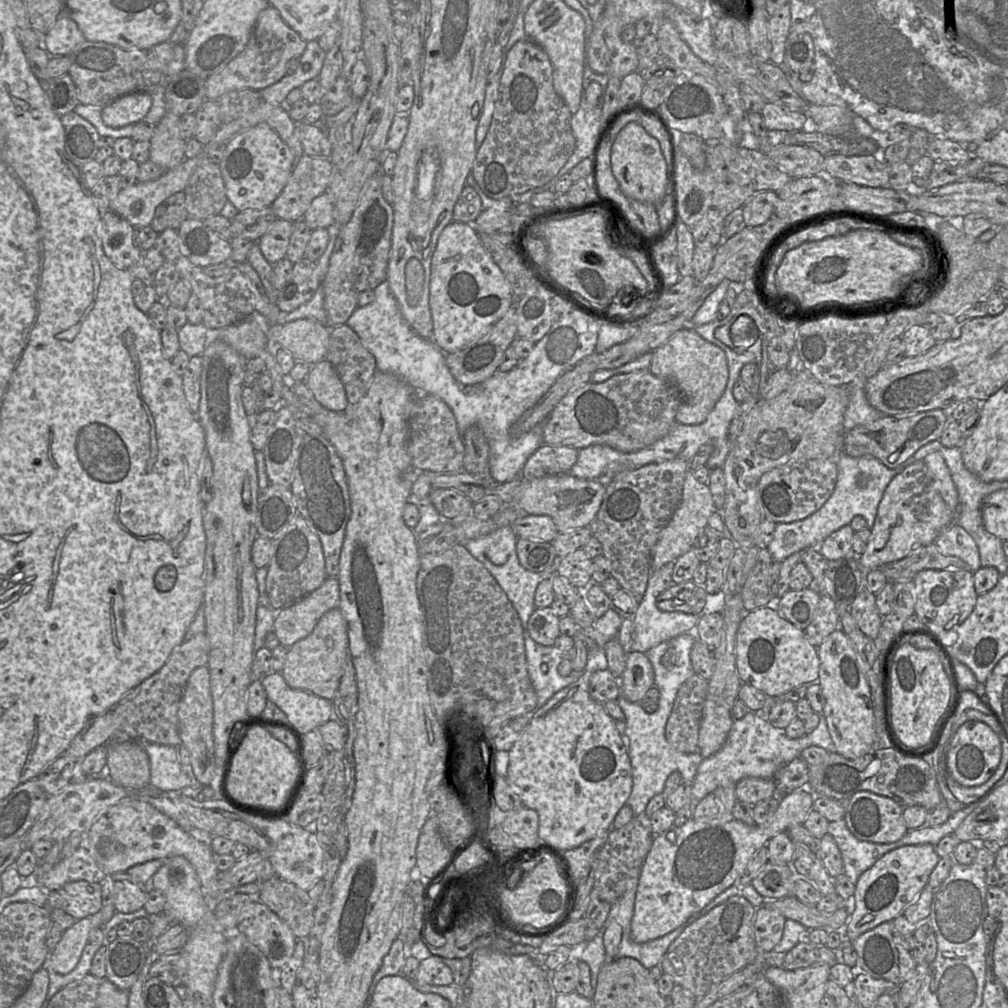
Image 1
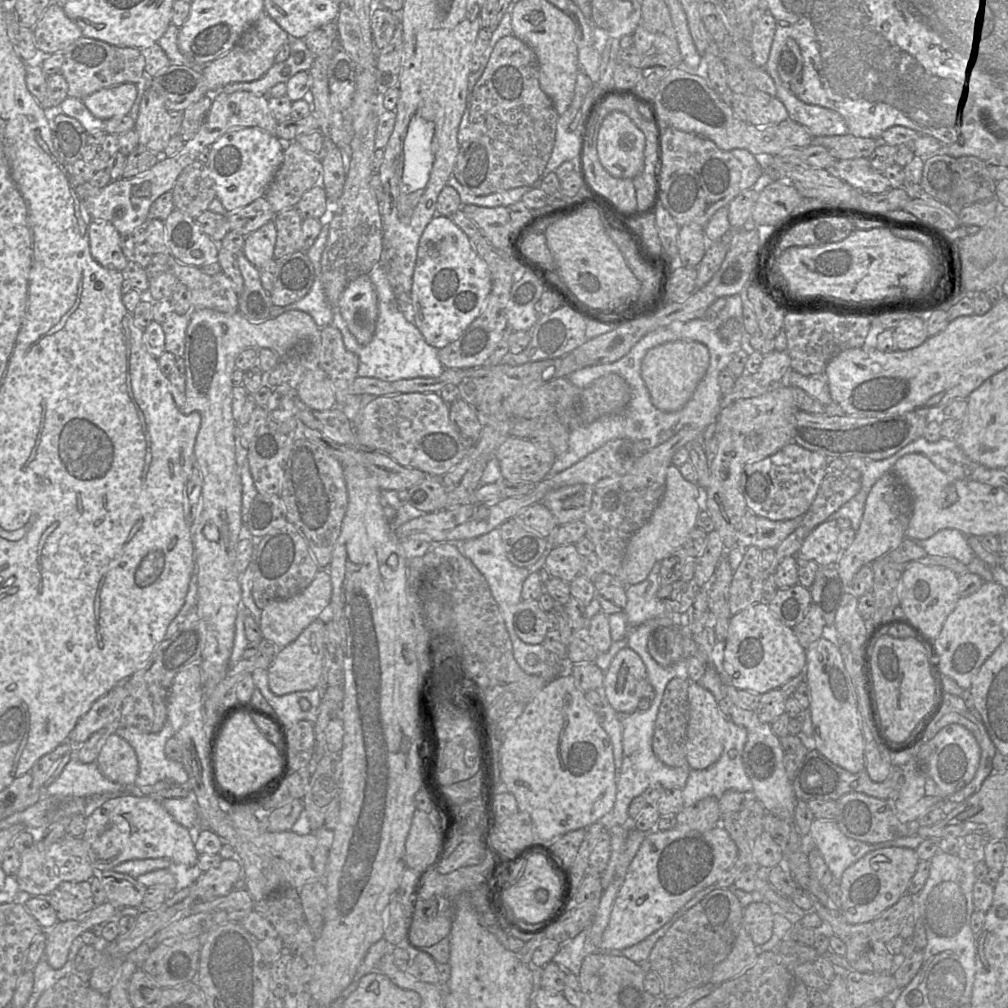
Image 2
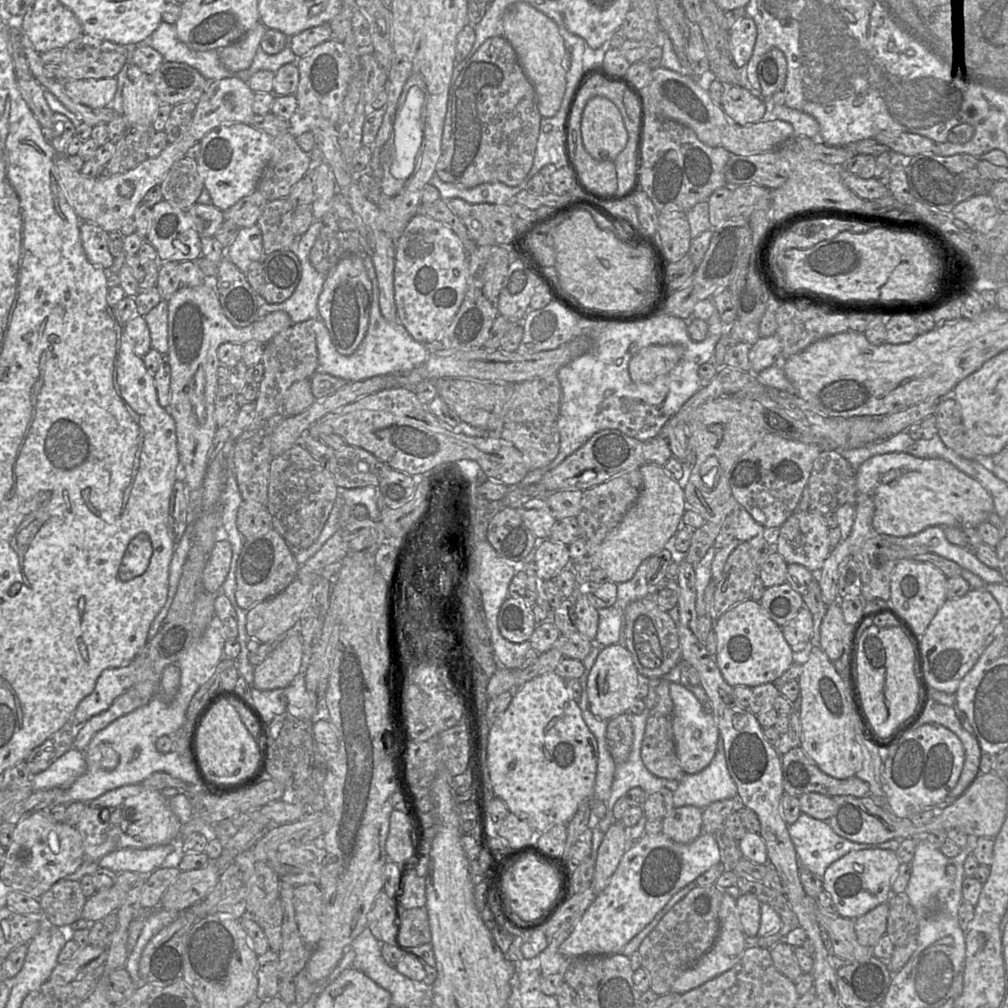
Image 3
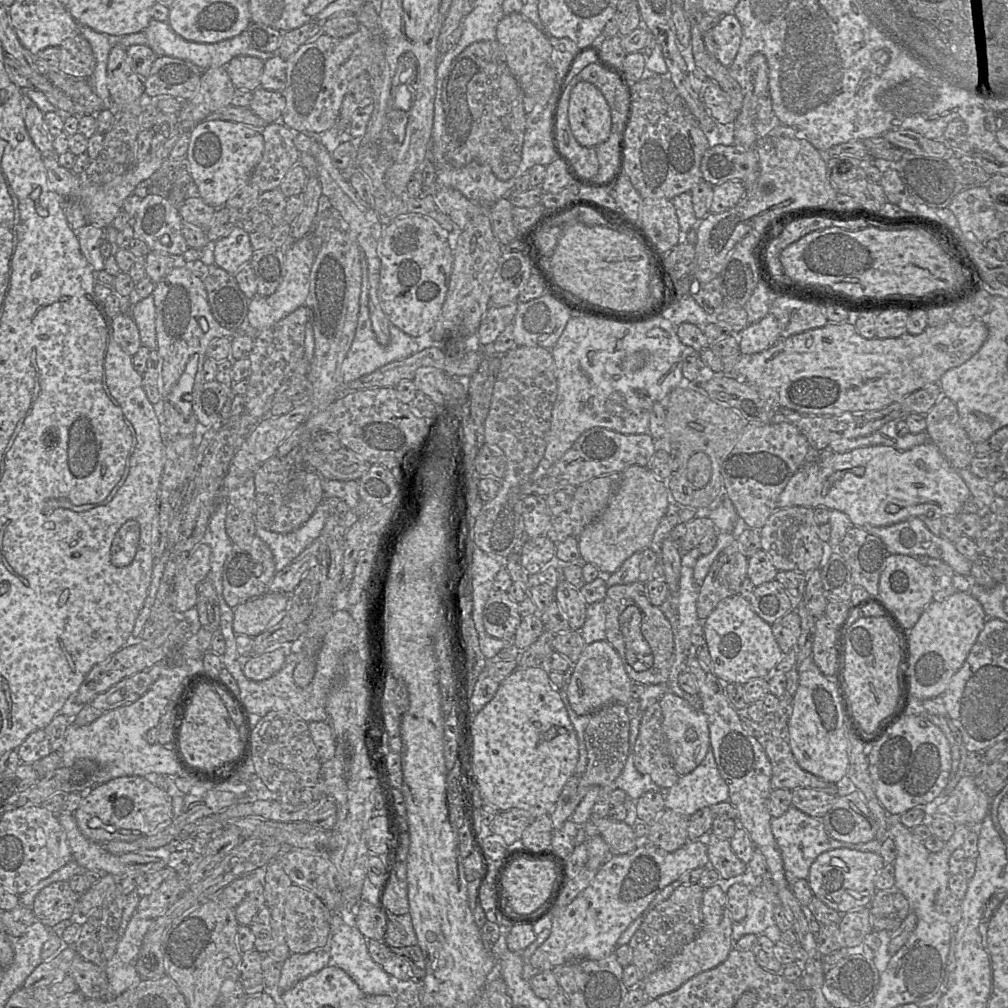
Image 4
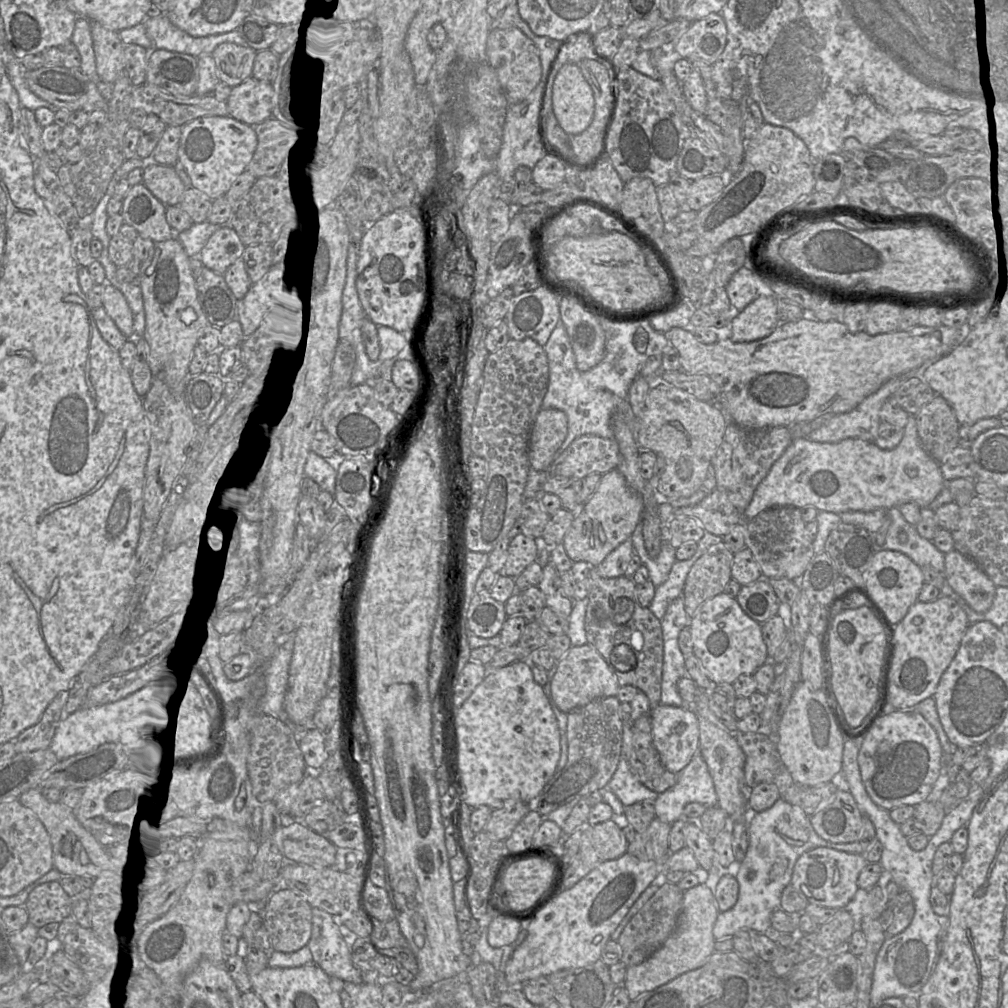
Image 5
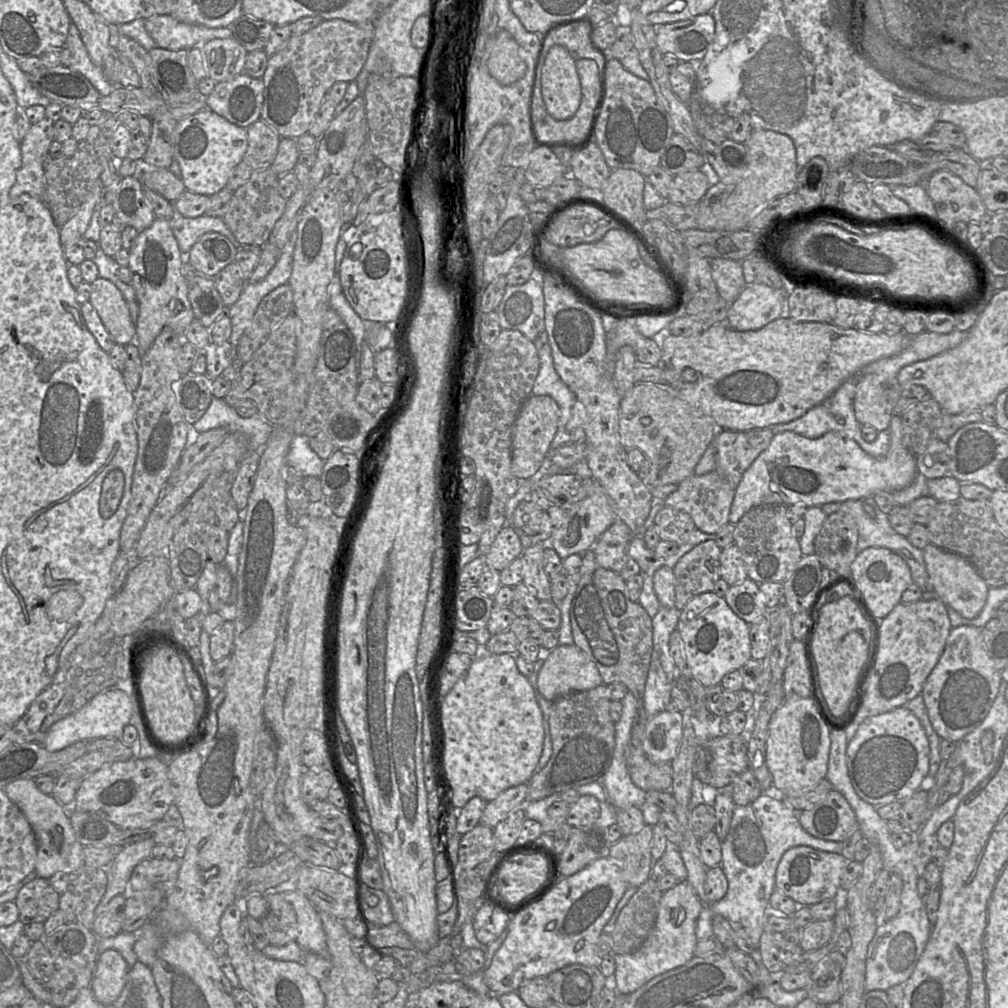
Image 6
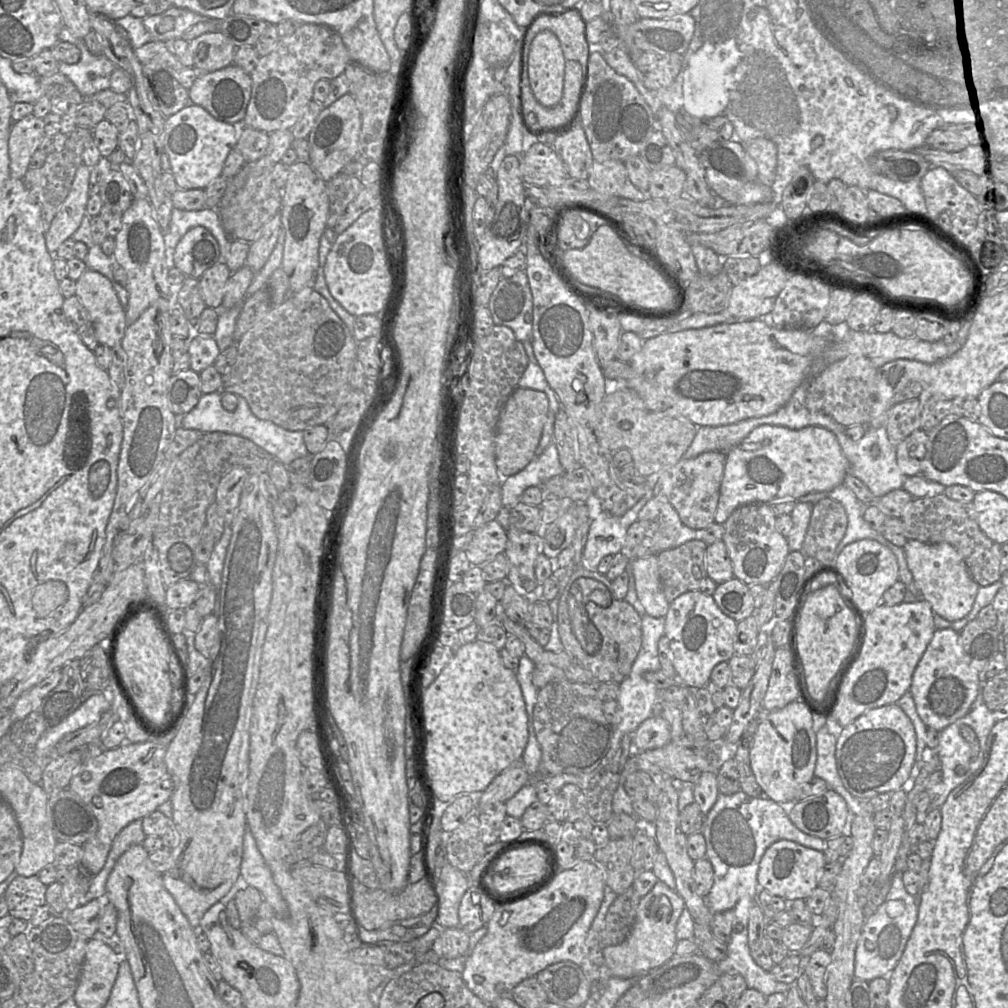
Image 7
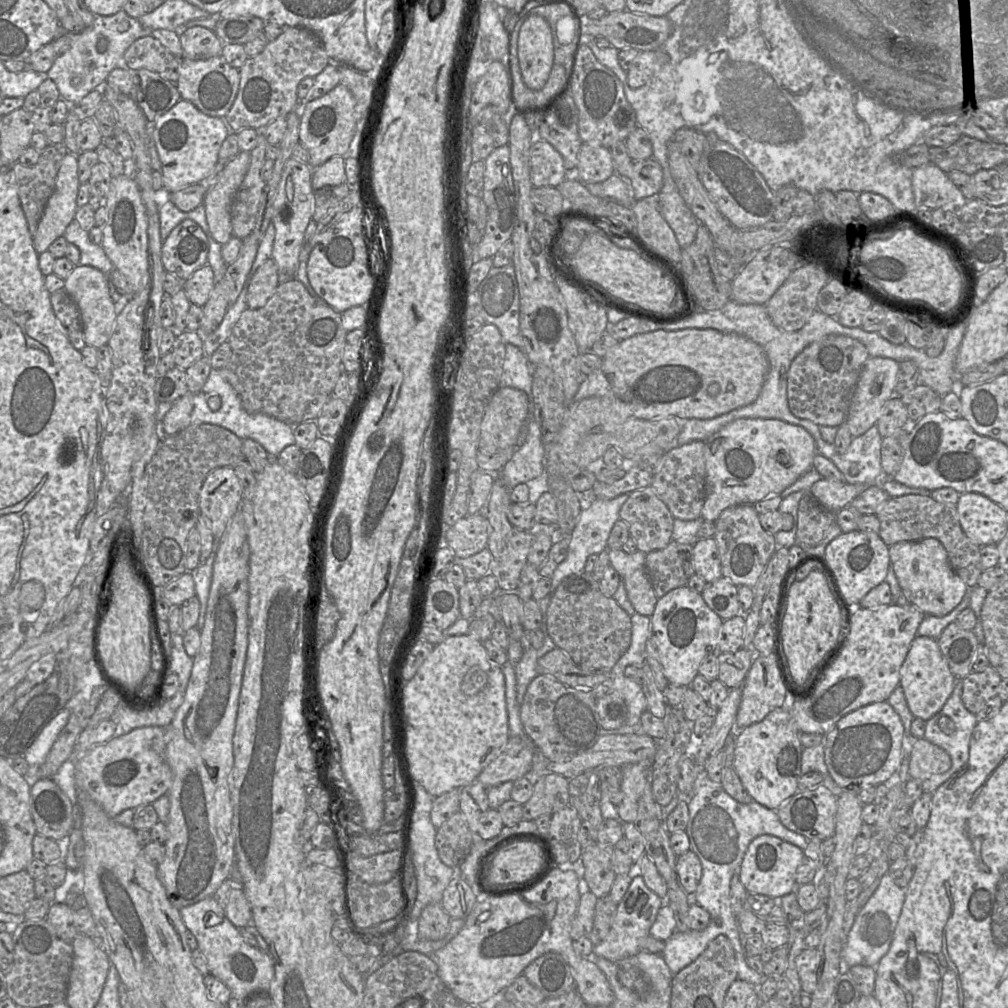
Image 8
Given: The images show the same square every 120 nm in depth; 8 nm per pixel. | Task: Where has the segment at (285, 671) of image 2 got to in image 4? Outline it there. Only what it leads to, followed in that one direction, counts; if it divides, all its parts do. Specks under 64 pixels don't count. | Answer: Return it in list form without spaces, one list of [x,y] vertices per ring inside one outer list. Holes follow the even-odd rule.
[[[289,642],[279,649],[243,661],[243,672],[246,677],[254,681],[262,681],[278,673],[291,652],[292,644]]]

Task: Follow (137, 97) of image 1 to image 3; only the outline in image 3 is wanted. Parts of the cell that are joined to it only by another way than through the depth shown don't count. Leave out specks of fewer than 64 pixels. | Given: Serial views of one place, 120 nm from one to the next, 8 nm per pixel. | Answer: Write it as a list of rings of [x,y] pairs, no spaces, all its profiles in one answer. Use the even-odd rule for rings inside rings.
[[[116,78],[72,80],[62,83],[71,96],[91,108],[110,107],[117,92]]]

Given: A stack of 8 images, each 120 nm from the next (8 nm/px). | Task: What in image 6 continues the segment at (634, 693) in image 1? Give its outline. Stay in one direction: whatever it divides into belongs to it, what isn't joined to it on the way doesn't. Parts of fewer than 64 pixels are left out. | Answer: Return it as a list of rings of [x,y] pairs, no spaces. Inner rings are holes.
[[[574,644],[559,645],[550,652],[543,653],[537,686],[540,694],[548,701],[602,684],[596,665]]]

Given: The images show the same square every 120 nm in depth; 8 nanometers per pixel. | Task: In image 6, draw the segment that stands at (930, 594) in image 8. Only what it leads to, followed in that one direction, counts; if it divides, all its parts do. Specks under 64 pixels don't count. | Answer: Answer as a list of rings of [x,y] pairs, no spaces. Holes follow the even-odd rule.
[[[928,544],[922,550],[926,571],[937,598],[964,618],[973,619],[977,617],[986,604],[989,586],[976,568],[961,555],[937,548],[932,544]]]

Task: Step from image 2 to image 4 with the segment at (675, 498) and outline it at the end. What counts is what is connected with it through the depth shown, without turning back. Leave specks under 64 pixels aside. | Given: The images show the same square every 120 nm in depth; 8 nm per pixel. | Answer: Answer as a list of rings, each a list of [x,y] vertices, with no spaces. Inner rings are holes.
[[[632,465],[621,473],[618,485],[606,509],[577,536],[581,561],[594,565],[600,572],[612,574],[634,553],[649,548],[654,533],[672,503],[667,484],[658,478],[647,466]]]

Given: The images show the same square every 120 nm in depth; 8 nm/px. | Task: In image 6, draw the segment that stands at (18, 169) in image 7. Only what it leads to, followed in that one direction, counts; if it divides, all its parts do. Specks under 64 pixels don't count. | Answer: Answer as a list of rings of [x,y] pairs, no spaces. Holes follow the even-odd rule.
[[[44,118],[31,124],[25,137],[21,139],[21,166],[12,185],[12,195],[30,194],[42,198],[45,189],[44,158],[53,141],[51,120]]]

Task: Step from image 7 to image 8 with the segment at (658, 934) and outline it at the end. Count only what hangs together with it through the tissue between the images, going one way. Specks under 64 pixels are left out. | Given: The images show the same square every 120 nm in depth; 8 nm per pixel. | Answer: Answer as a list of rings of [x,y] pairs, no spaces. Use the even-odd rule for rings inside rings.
[[[634,876],[625,895],[617,904],[608,935],[594,946],[593,954],[612,962],[620,962],[635,956],[639,952],[639,941],[649,936],[650,928],[663,906],[664,900],[646,886],[642,876]]]

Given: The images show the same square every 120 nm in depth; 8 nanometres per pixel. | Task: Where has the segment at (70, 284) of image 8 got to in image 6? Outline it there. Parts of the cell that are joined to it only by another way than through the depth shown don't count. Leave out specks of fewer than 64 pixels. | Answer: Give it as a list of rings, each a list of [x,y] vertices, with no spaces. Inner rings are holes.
[[[98,277],[91,283],[89,302],[116,344],[135,340],[136,328],[121,291],[109,280]]]

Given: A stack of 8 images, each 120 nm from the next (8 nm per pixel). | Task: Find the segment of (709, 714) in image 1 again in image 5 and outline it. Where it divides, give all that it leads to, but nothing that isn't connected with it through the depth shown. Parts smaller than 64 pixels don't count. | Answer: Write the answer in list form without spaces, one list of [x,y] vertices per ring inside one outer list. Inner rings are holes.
[[[659,704],[650,710],[653,744],[663,766],[679,774],[699,753],[699,721],[696,713],[688,708]]]

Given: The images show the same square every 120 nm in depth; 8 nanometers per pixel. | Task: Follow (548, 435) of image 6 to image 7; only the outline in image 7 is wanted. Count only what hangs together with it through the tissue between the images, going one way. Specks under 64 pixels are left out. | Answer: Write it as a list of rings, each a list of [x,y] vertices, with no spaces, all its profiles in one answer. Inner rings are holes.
[[[517,387],[507,399],[499,415],[495,434],[496,467],[503,478],[524,469],[535,457],[549,410],[545,393]]]

